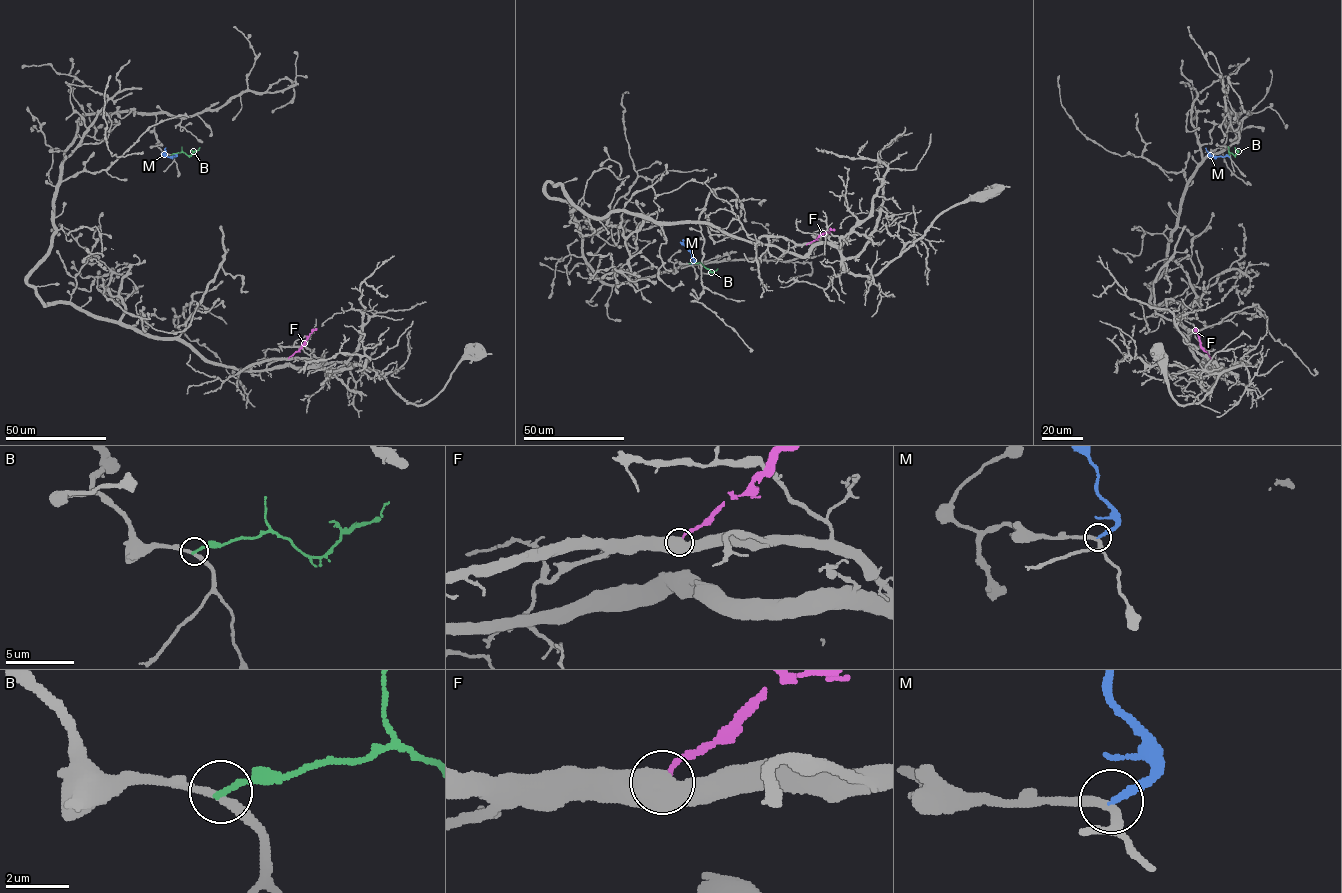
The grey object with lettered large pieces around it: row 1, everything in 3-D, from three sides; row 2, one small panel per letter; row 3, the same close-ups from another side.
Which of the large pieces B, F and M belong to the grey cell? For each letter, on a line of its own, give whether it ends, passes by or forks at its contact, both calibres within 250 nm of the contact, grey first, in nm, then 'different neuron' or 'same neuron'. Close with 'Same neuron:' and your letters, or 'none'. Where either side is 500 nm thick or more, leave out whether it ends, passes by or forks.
B: it ends; calibres 260 and 190 nm; different neuron
F: calibres 600 and 160 nm; different neuron
M: it ends; calibres 280 and 220 nm; different neuron
Same neuron: none

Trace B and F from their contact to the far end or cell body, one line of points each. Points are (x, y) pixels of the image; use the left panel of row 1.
B: (171, 154), (183, 152), (189, 155), (200, 147)
F: (288, 358), (317, 328)

